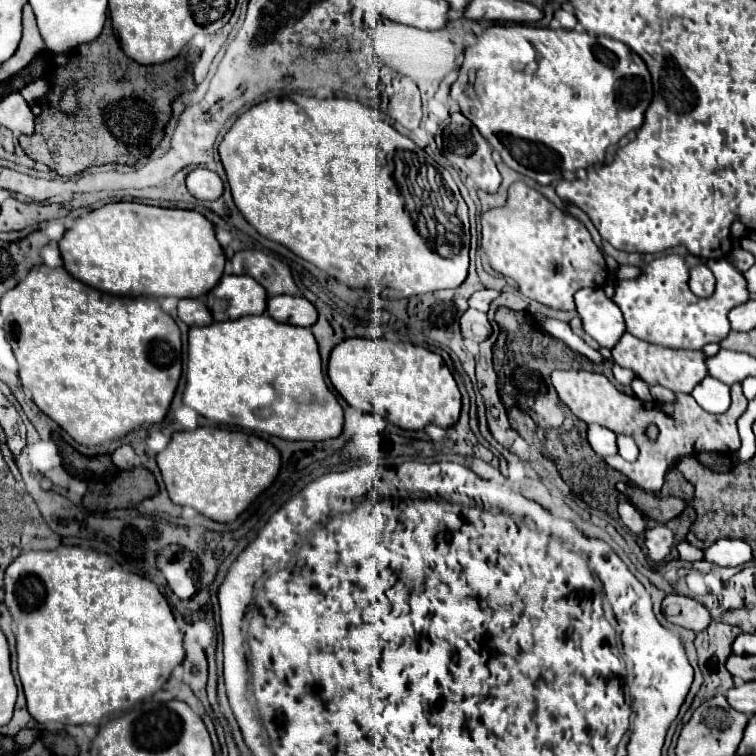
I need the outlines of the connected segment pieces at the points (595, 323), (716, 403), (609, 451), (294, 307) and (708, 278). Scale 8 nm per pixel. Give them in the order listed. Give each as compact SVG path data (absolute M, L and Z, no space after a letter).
M585 287L575 295L577 313L583 329L601 345L613 347L627 331L621 309L603 293L601 287Z
M705 377L693 389L691 395L699 403L699 407L709 411L709 413L725 413L729 409L729 405L731 405L729 385L721 383L719 379L713 379L713 377Z
M589 425L587 427L587 439L593 451L601 457L615 455L617 453L617 443L615 443L615 433L609 431L607 427L601 425Z
M271 297L267 303L267 311L275 321L297 327L313 327L317 321L317 309L305 297Z
M697 263L689 269L689 287L697 297L709 297L715 289L715 277L711 269L703 263Z

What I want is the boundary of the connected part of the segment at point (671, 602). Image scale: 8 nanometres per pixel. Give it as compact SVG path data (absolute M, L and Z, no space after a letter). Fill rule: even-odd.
M667 595L663 599L667 621L691 631L703 631L709 625L709 611L695 599L683 595Z

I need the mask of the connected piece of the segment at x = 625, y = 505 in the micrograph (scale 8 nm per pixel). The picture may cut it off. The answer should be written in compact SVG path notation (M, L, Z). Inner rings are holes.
M631 501L619 503L619 517L625 523L625 527L635 535L639 535L647 529L647 517Z

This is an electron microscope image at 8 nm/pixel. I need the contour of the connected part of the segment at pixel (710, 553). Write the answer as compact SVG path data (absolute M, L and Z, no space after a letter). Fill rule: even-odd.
M719 539L715 545L705 549L705 559L721 567L739 567L753 559L751 547L741 539Z

